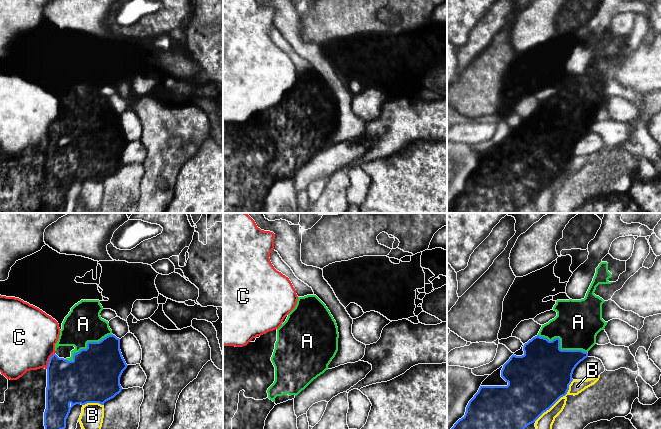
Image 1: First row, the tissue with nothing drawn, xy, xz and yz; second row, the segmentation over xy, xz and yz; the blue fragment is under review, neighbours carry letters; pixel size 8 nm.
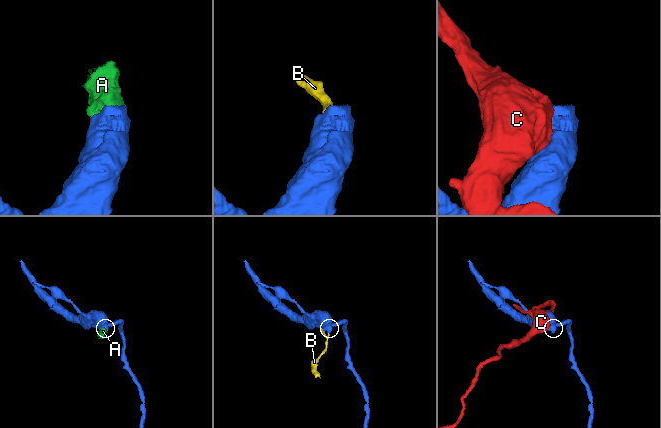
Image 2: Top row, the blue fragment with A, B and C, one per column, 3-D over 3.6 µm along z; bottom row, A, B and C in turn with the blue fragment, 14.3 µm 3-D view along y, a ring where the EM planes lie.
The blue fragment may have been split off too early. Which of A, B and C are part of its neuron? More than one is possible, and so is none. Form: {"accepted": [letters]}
{"accepted": ["A"]}

